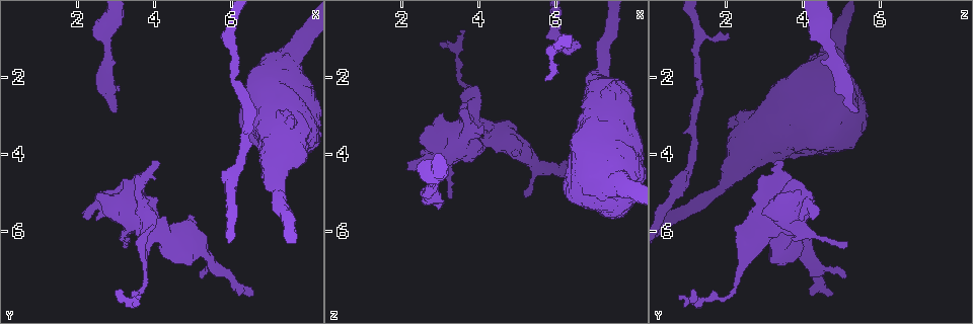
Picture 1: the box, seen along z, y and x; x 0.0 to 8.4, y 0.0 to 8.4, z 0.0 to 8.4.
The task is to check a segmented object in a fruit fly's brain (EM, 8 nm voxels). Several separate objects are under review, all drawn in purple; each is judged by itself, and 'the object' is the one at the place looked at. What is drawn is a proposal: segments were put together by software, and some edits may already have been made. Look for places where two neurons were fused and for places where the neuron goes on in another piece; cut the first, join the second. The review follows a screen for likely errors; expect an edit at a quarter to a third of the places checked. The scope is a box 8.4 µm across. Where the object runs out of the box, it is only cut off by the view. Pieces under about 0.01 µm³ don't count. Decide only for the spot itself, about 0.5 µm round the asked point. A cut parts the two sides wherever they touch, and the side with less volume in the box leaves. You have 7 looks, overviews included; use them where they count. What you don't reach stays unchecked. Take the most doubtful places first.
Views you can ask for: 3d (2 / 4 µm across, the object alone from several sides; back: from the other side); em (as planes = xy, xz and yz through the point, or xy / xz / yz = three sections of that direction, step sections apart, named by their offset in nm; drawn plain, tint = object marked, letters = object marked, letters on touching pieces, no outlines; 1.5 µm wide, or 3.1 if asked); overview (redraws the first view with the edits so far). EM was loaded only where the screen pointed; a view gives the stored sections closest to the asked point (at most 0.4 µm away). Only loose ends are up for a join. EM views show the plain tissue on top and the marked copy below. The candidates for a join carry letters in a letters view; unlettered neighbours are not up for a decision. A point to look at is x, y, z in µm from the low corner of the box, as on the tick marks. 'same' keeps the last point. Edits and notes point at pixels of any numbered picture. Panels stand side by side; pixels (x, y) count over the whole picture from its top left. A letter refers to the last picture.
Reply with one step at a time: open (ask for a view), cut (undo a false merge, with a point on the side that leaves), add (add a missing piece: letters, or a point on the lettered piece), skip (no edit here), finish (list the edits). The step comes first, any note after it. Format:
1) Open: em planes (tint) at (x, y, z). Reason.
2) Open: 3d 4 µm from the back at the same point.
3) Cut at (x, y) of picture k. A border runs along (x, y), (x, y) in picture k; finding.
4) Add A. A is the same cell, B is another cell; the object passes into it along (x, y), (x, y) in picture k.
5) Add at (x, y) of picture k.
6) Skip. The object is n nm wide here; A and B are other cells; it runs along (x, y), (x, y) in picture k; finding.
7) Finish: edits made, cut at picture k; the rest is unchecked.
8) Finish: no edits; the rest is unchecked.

Open: em xy step 4 (letters) at (6.55, 7.70, 4.70). Branch stops here.

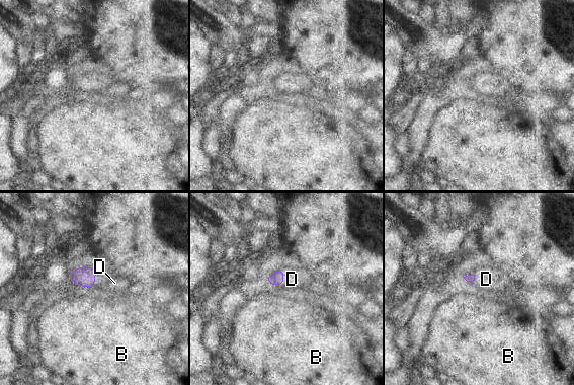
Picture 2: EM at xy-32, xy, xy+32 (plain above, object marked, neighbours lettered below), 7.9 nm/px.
Add D. D is the same cell, B is another cell; the object passes into it along (276, 279), (282, 278), (292, 279) in picture 2; the neuron continues.

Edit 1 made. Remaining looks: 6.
Open: em yz step 4 (tint) at (2.95, 2.90, 5.35). Long arm stops here.

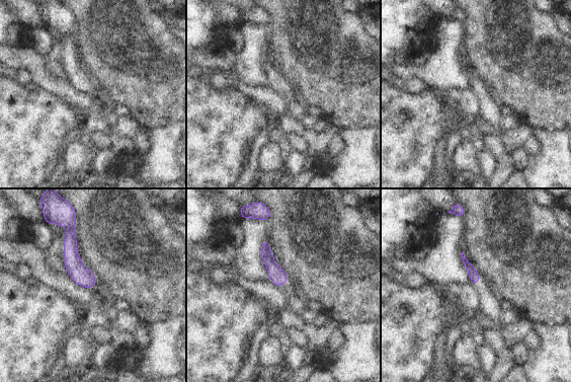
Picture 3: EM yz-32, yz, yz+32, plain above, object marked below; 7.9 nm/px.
Open: em planes (letters) at the same point. Another direction.

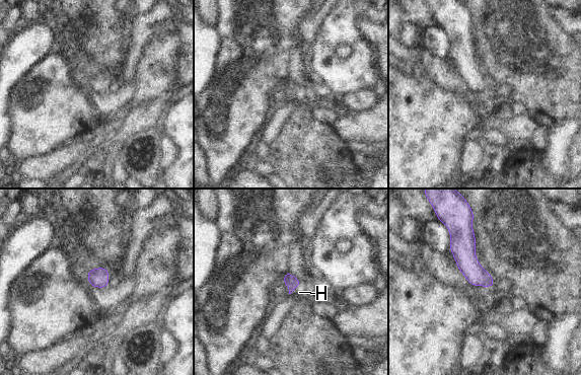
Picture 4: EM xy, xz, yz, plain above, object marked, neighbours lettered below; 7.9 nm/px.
Add H. The longest contact is with H, 140 nm; H is the same cell; the object passes into it along (292, 282), (295, 287), (299, 292) in picture 4; it goes on there.

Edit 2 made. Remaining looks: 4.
Open: overview. Redraw.

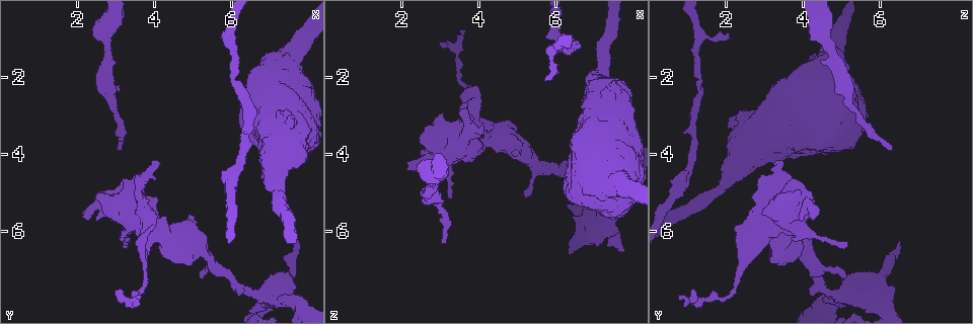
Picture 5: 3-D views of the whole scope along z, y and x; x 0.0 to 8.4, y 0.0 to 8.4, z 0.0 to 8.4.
Open: 3d 4 µm at (7.10, 7.50, 6.35). An open end.

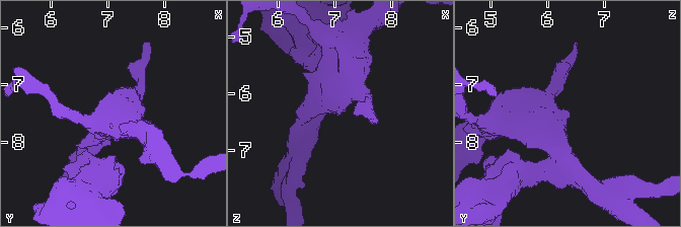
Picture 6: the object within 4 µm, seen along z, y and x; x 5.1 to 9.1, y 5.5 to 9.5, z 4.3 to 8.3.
Open: em planes (tint) at (7.10, 7.45, 6.35).

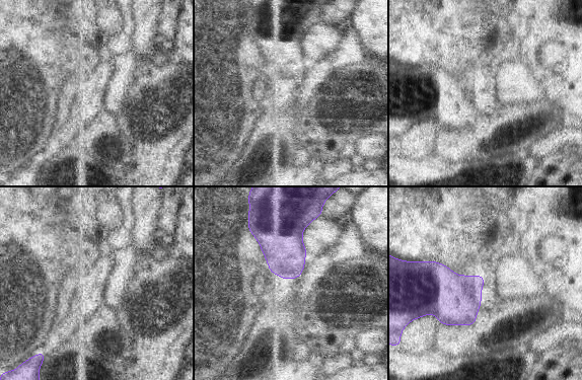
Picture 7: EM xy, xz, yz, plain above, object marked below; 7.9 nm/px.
Open: em planes (letters) at the same point.

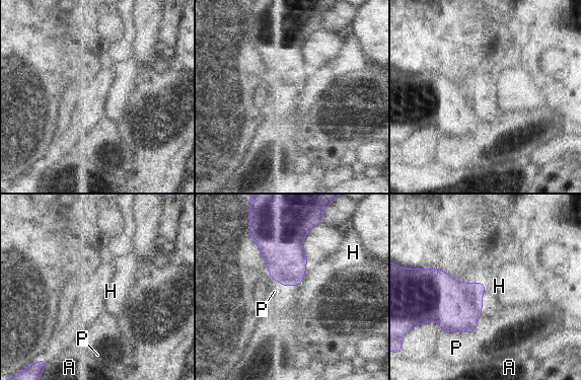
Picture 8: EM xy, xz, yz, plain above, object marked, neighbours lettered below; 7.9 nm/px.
Skip. A, H and P are other cells; a border runs along (474, 281), (485, 285), (483, 301) in picture 8; no lettered piece goes on from it.

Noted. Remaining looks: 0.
Finish: edits made, add at picture 2, add at picture 4; the rest is unchecked.

